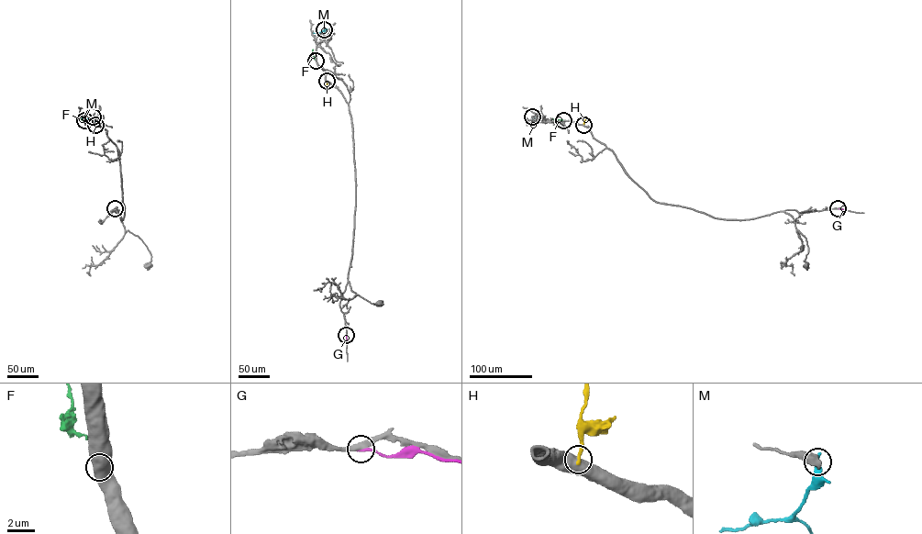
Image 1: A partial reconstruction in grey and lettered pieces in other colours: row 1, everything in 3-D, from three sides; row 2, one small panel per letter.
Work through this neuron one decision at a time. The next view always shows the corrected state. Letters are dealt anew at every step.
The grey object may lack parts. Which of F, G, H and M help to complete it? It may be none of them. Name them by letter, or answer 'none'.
none

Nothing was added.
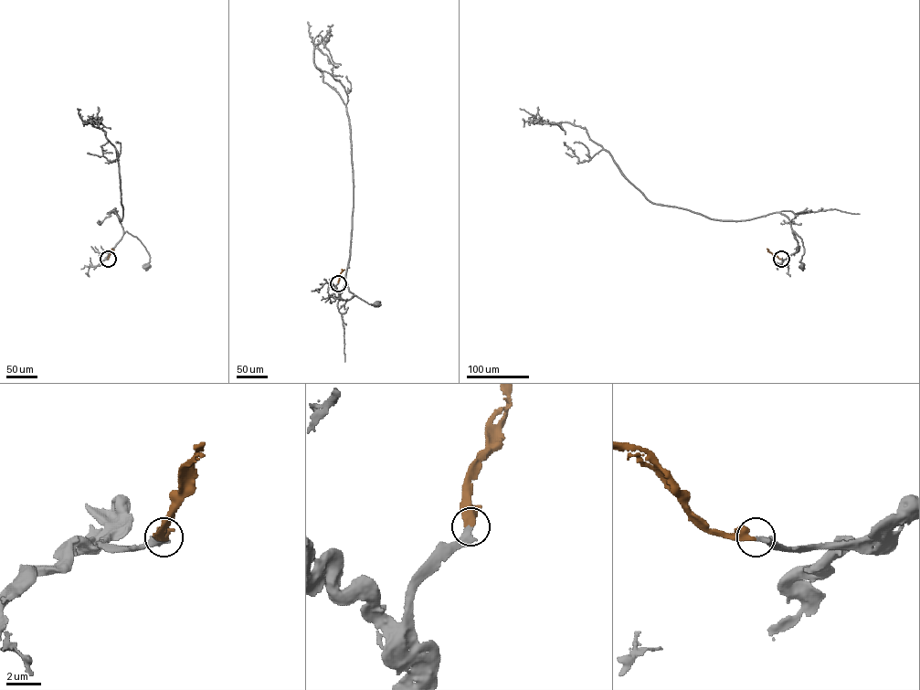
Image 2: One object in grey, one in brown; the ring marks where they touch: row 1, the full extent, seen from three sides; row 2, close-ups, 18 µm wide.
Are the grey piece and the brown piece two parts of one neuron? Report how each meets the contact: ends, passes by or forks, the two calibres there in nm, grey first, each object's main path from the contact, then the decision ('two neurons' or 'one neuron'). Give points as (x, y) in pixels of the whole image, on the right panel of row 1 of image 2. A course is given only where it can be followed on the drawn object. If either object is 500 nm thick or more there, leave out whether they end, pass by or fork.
calibres 360 and 550 nm; course grey (781, 259), (798, 250), (794, 231), (801, 238), (804, 249), (799, 261), (801, 266); course brown (781, 259), (766, 249); one neuron

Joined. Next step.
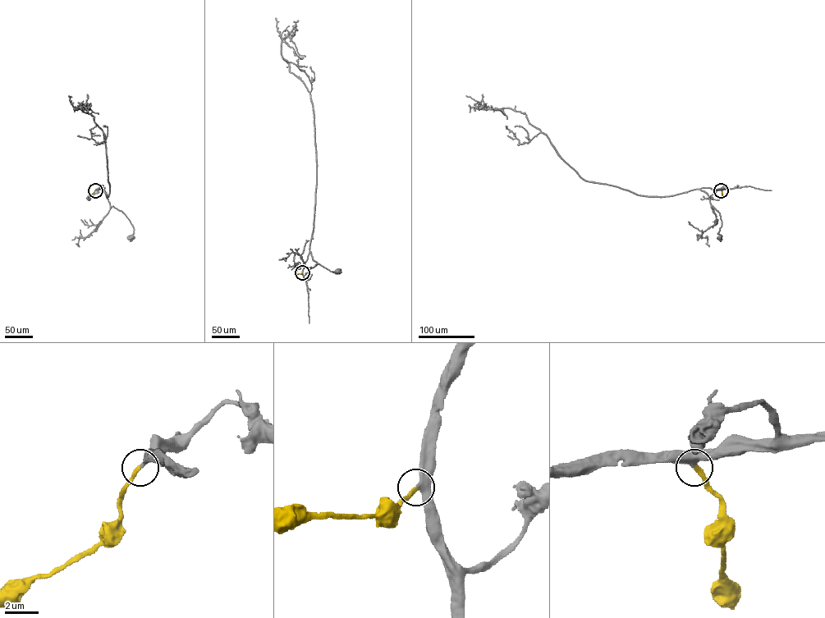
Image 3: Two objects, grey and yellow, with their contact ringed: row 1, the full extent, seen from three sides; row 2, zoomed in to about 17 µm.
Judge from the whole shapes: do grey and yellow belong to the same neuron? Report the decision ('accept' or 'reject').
accept

